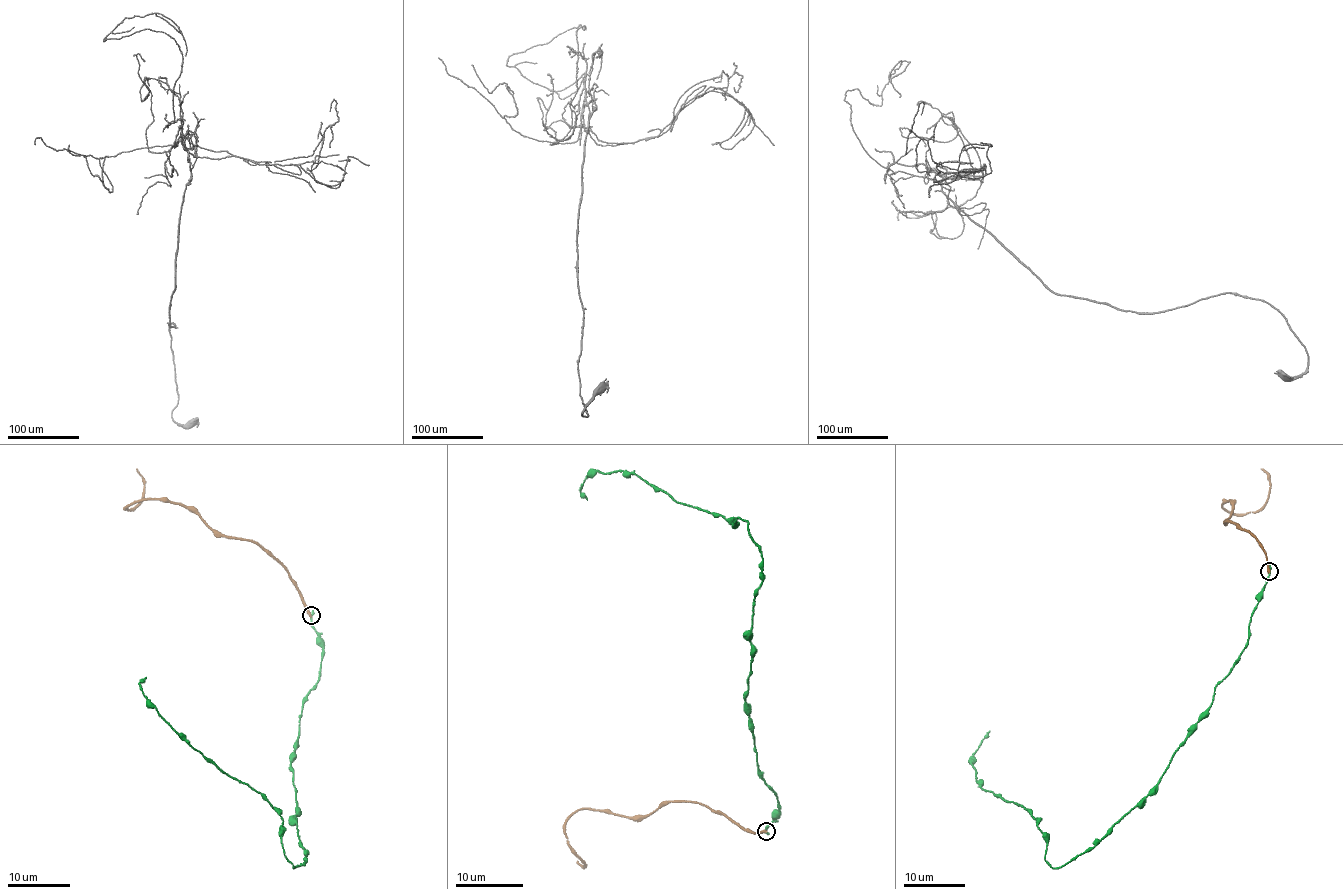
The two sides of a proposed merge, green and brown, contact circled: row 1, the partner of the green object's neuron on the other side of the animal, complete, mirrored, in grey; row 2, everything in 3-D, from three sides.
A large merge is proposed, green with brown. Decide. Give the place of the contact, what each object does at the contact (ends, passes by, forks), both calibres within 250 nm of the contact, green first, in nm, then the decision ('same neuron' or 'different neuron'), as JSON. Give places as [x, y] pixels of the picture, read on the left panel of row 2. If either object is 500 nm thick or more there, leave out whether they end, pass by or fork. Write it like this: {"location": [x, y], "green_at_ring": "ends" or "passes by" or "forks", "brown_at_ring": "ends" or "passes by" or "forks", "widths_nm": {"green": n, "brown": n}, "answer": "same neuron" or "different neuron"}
{"location": [311, 615], "green_at_ring": "ends", "brown_at_ring": "ends", "widths_nm": {"green": 300, "brown": 360}, "answer": "different neuron"}

